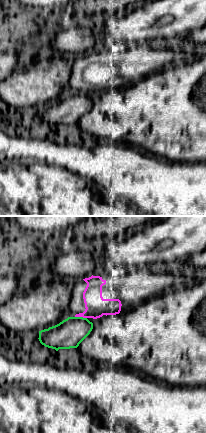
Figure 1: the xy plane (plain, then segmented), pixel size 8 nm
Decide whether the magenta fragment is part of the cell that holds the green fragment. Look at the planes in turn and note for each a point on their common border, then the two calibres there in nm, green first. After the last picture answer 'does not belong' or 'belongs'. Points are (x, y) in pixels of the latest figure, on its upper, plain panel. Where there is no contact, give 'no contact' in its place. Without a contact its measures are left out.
contact (81, 93); calibres 240 and 170 nm

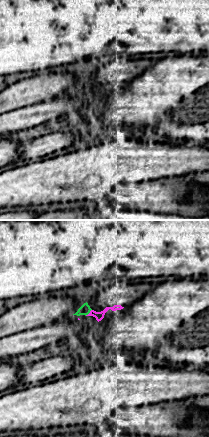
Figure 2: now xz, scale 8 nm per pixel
contact (88, 89); calibres 90 and 70 nm

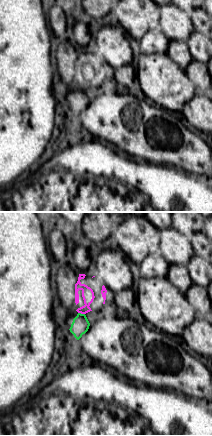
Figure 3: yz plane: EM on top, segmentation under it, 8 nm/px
contact (80, 89); calibres 140 and 100 nm

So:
does not belong

